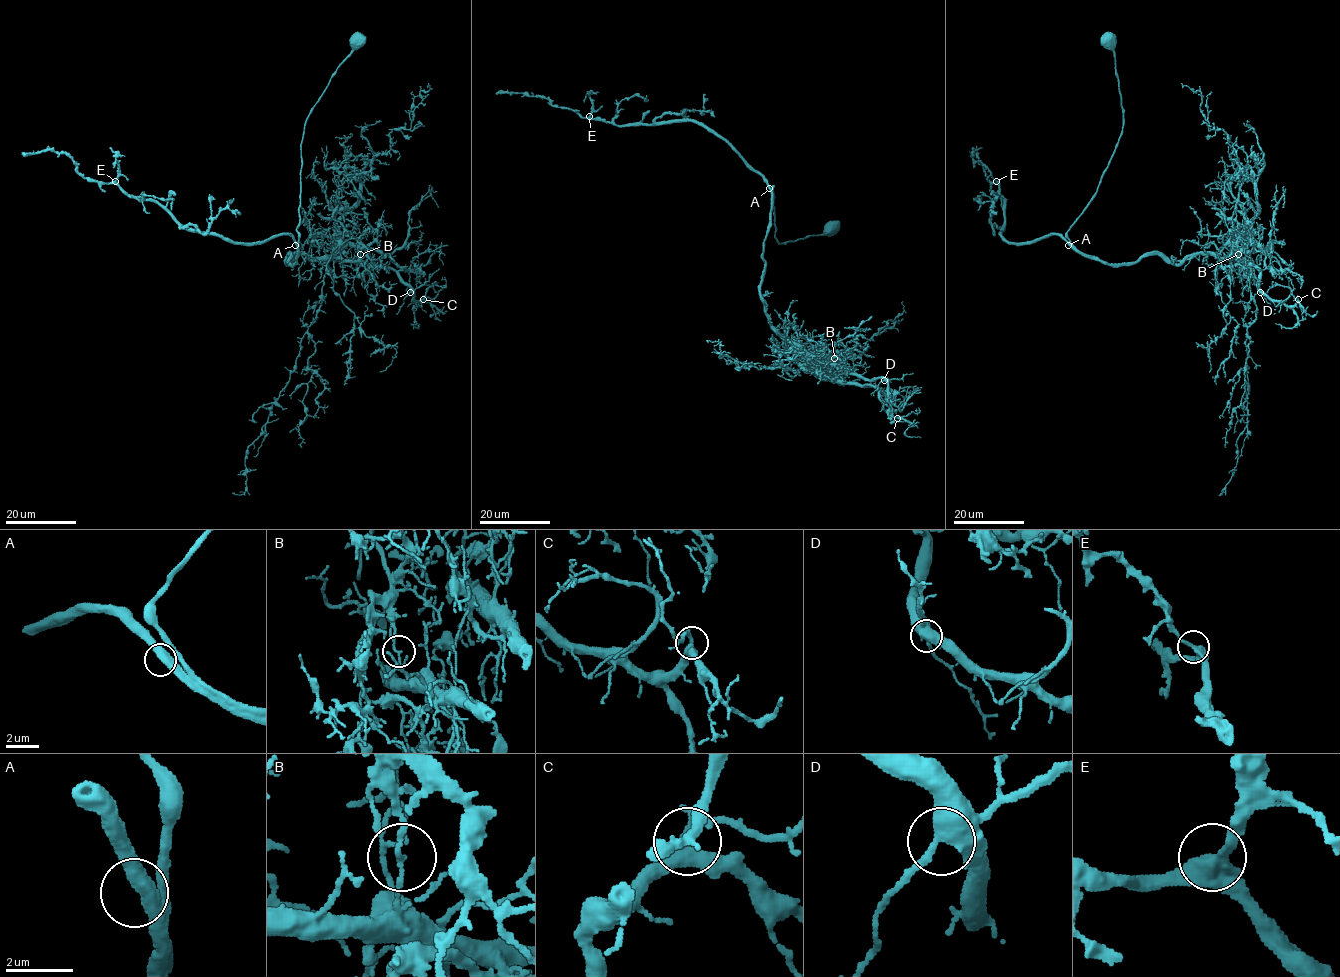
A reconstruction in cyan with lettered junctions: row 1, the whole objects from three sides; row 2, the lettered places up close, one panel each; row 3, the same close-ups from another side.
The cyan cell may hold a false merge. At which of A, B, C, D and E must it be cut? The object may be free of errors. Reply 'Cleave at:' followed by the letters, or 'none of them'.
Cleave at: B

